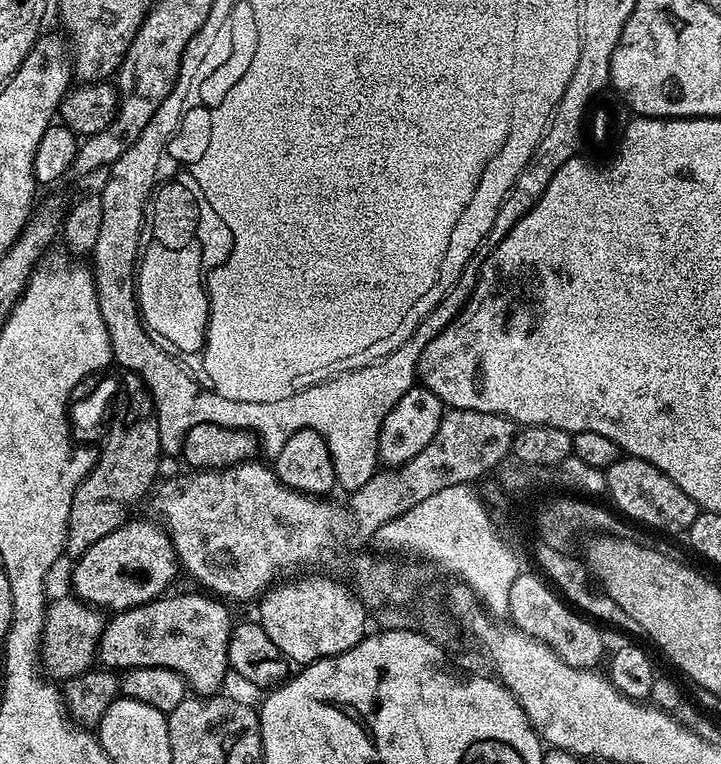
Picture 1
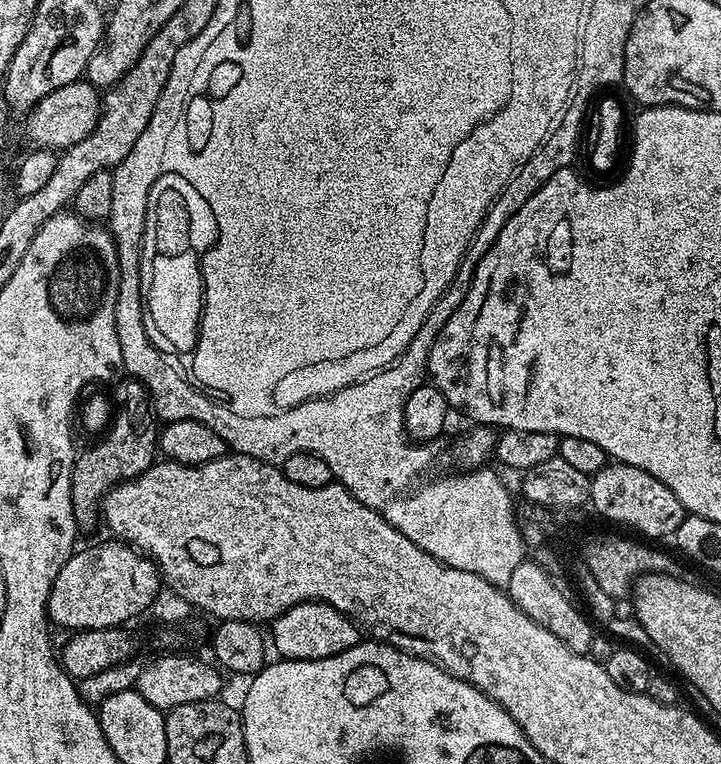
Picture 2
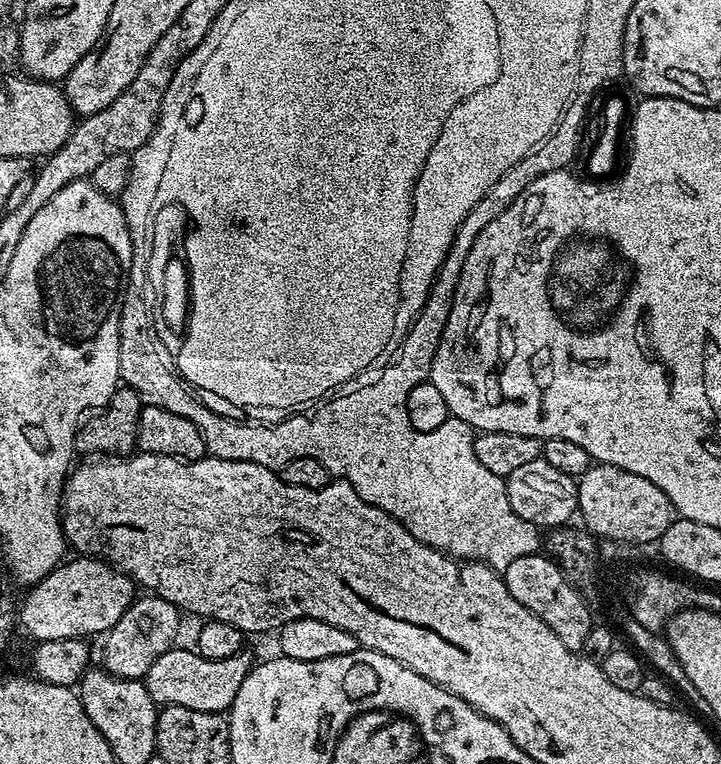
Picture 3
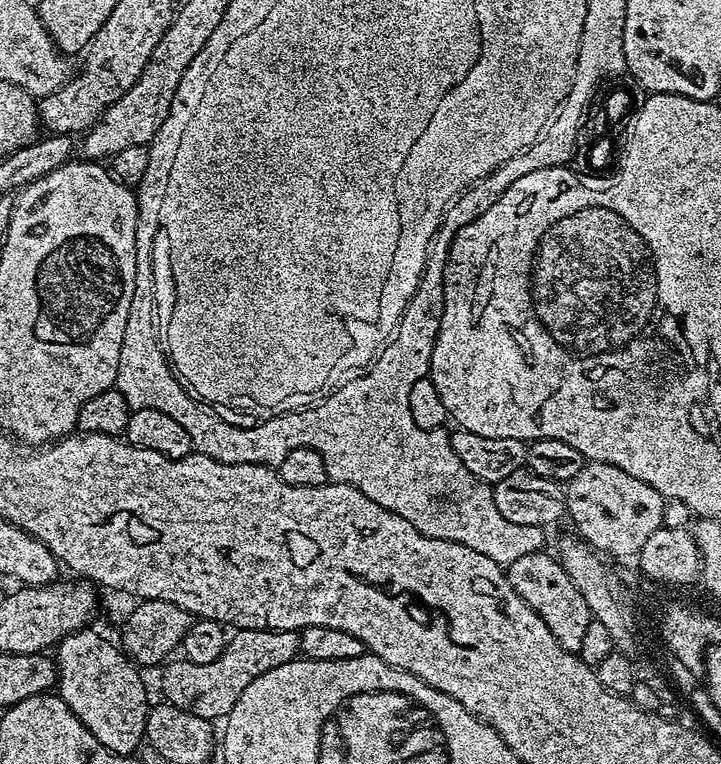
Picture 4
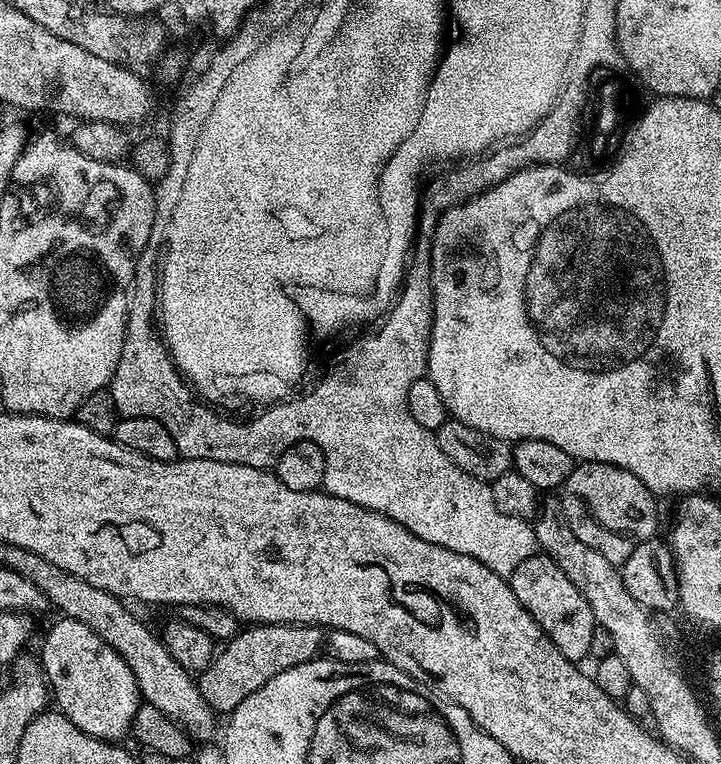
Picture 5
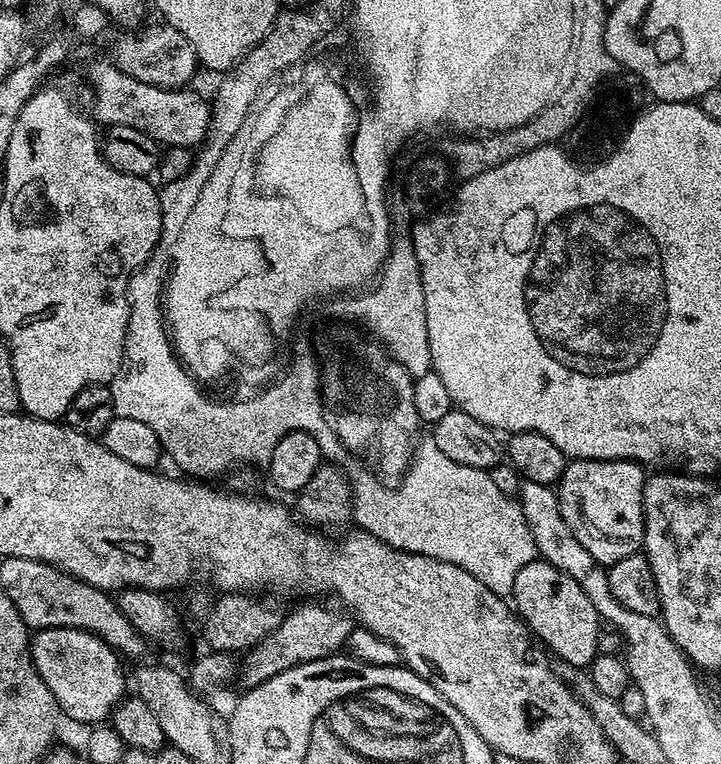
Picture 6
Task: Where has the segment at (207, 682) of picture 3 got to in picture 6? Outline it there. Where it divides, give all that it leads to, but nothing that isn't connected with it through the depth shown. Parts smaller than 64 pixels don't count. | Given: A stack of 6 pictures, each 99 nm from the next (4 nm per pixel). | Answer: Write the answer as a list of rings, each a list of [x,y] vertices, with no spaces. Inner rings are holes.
[[[304,604],[294,609],[289,616],[287,613],[280,625],[266,638],[262,638],[262,642],[248,649],[243,657],[244,664],[242,660],[238,668],[239,679],[244,679],[243,687],[257,688],[262,682],[274,678],[274,674],[282,674],[294,666],[337,655],[348,643],[354,620],[347,611],[336,608],[327,608],[324,604]]]

